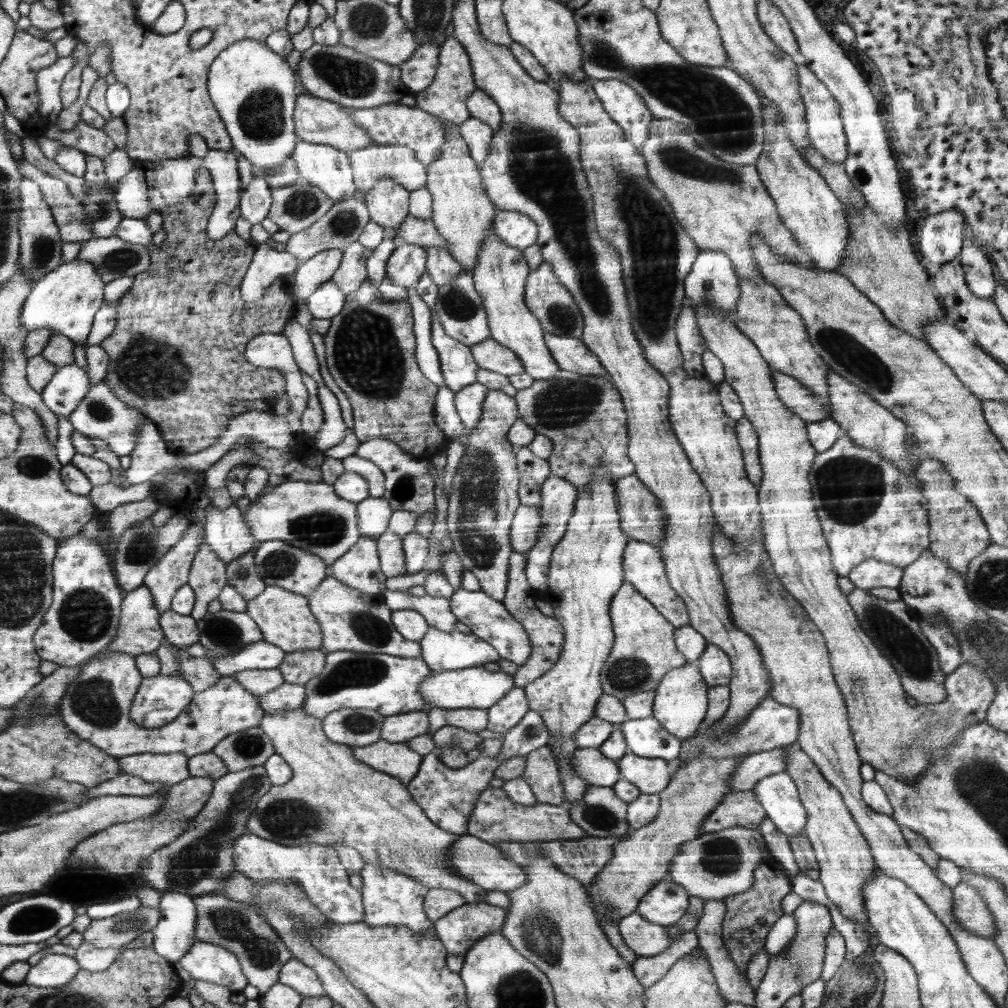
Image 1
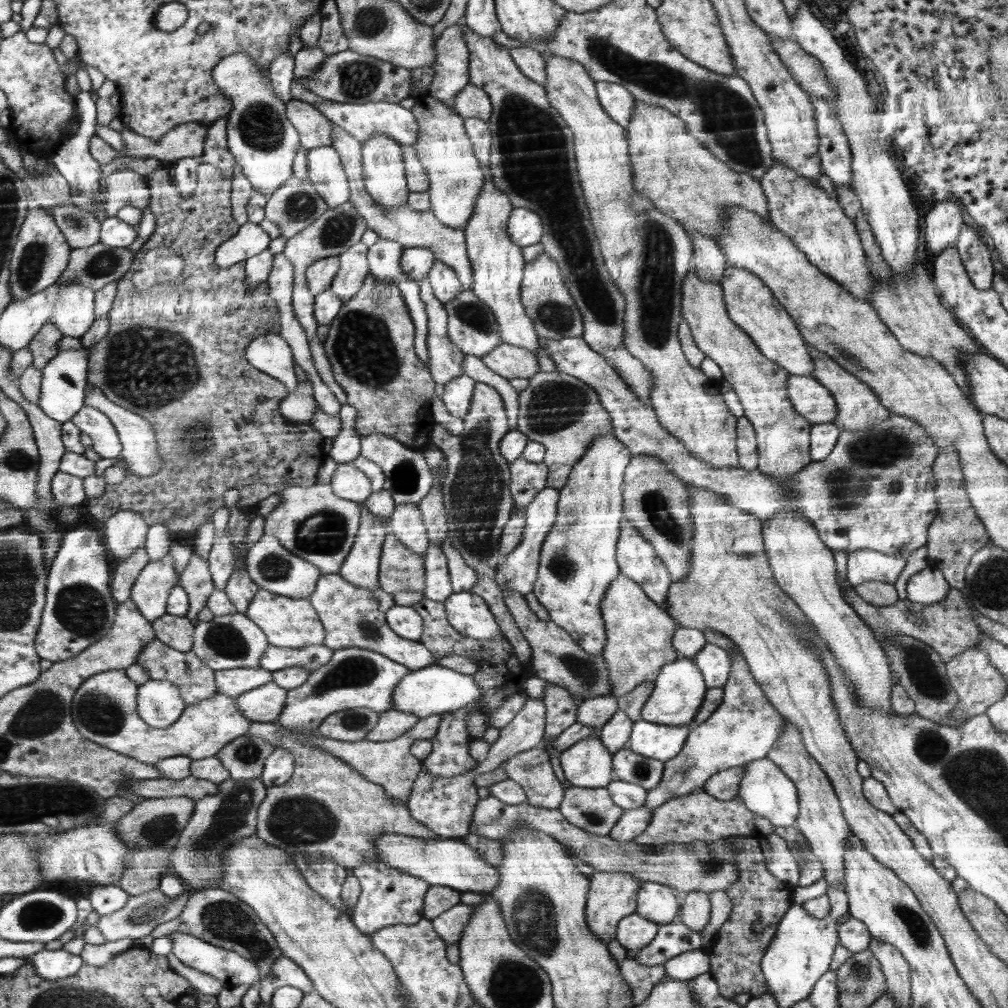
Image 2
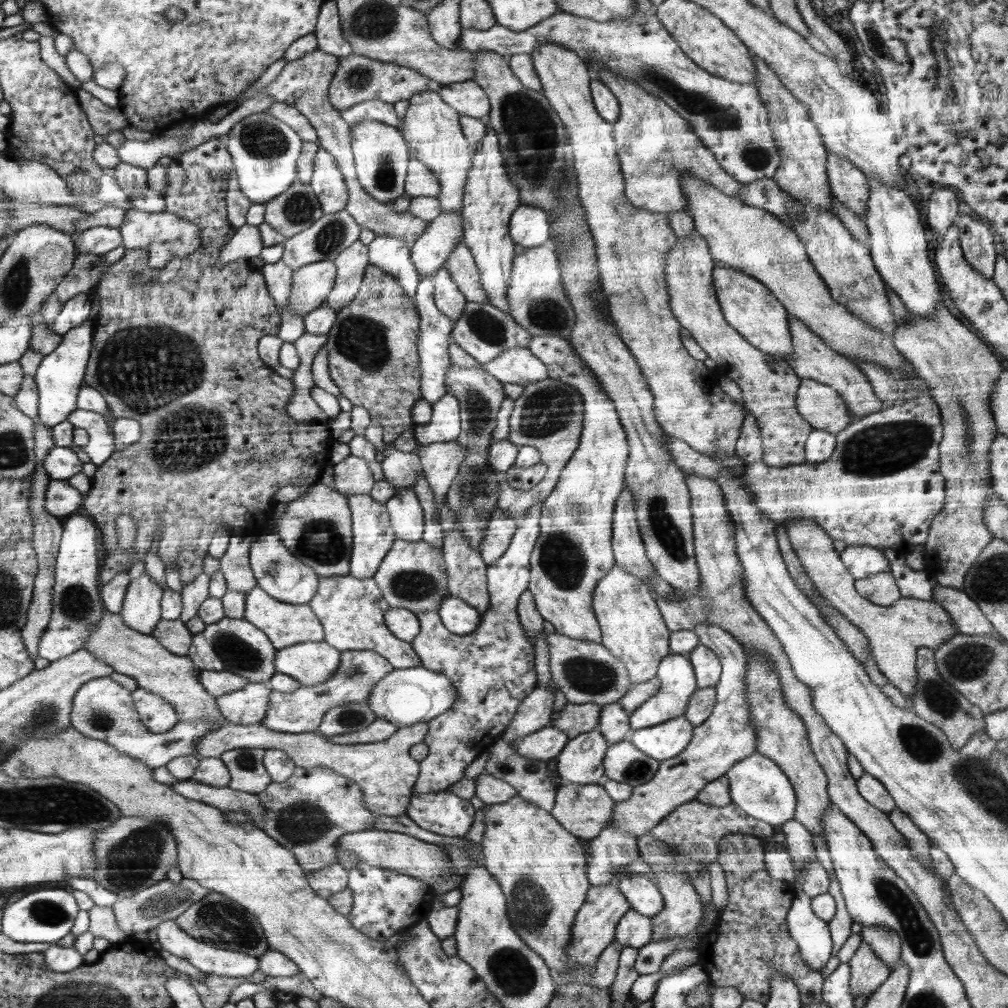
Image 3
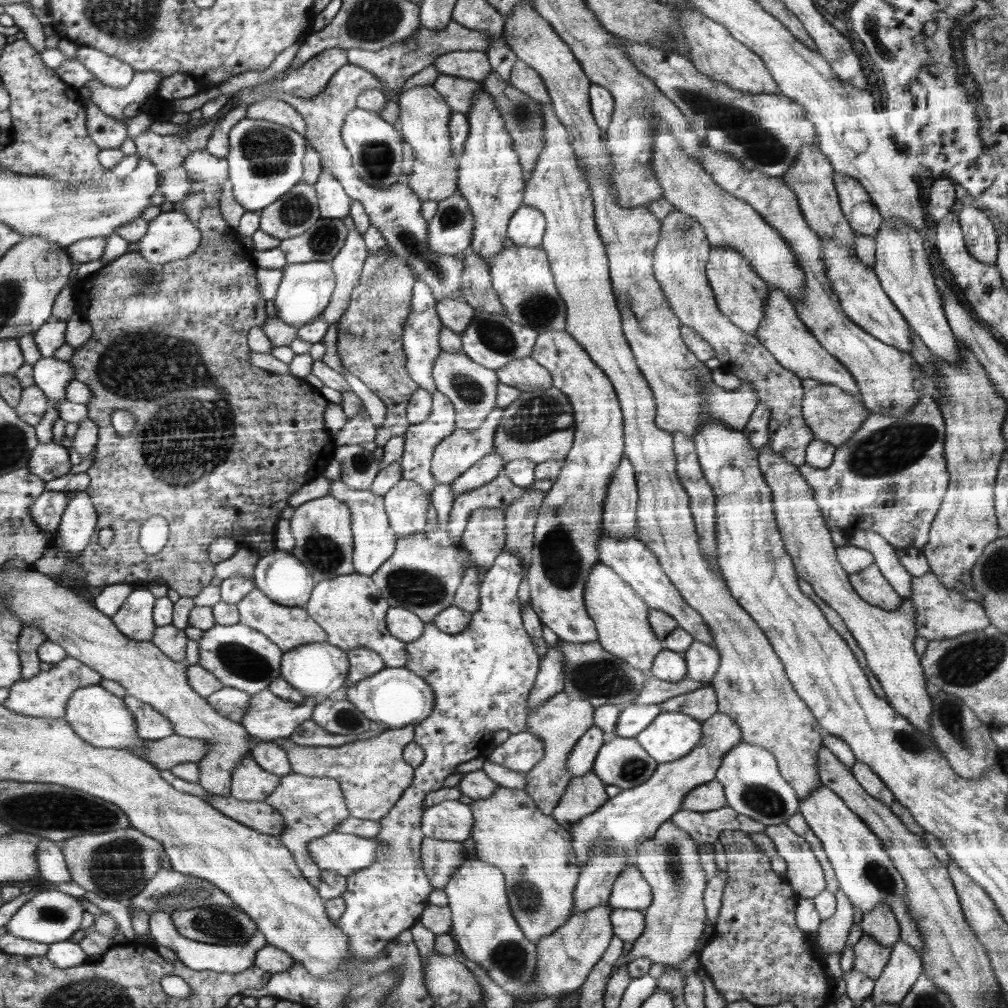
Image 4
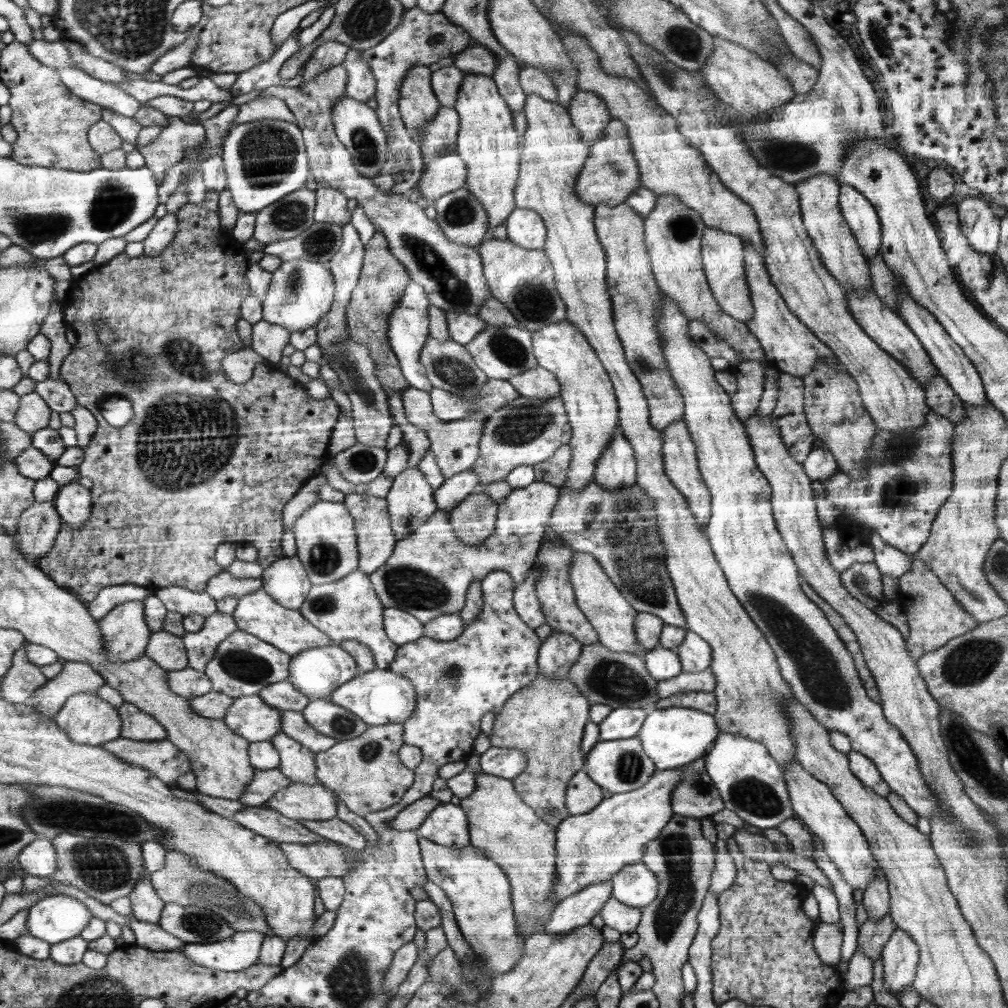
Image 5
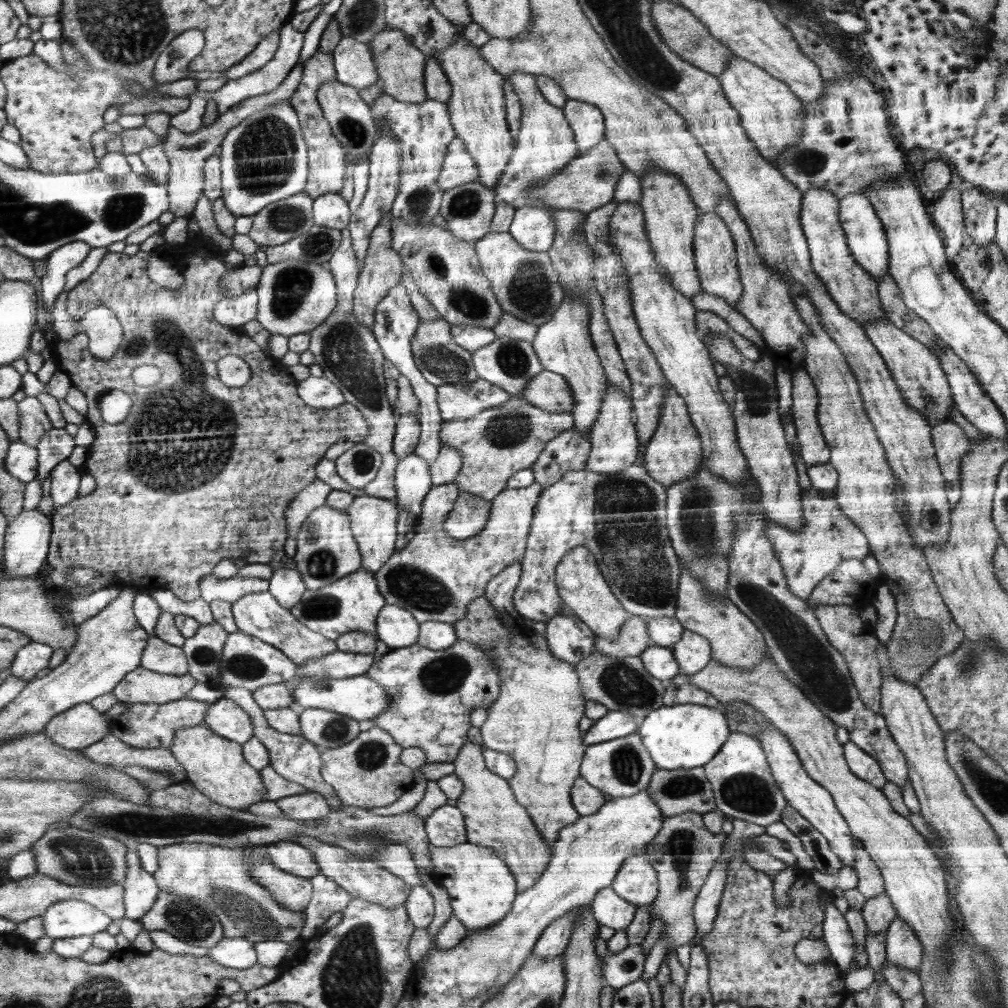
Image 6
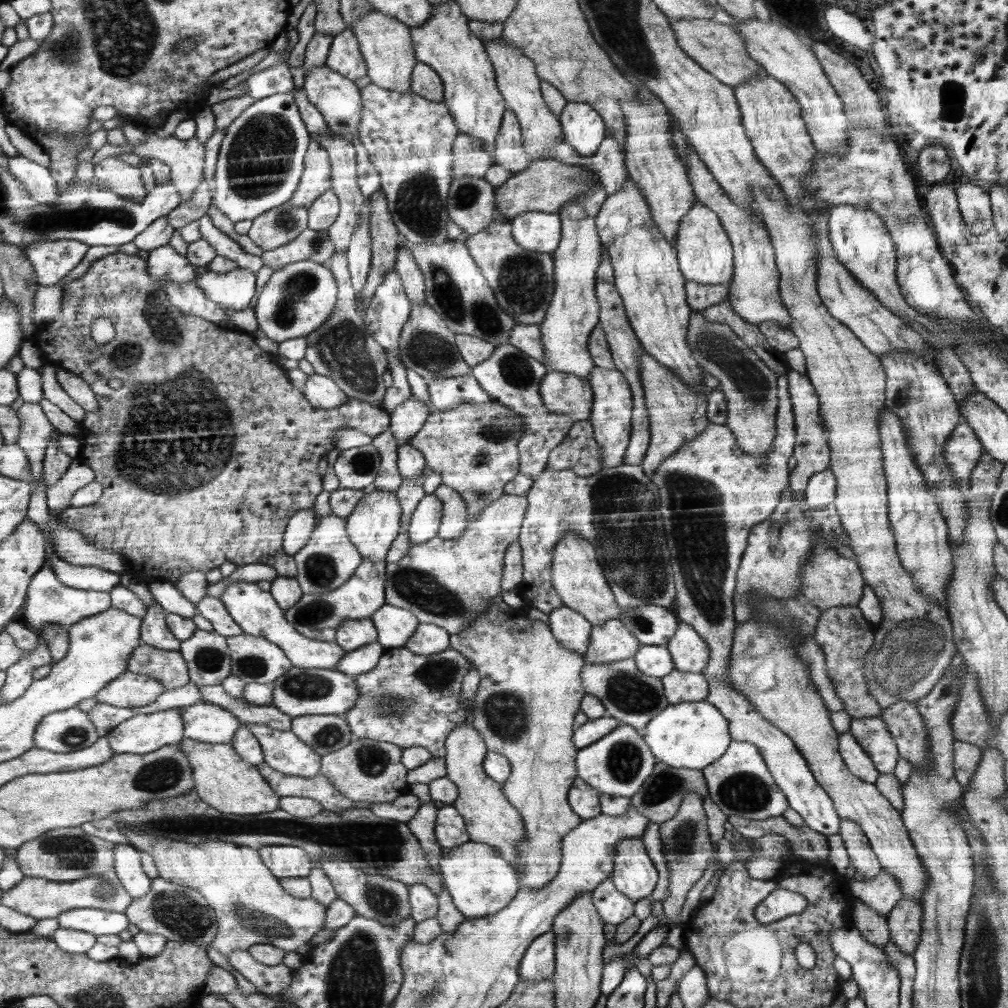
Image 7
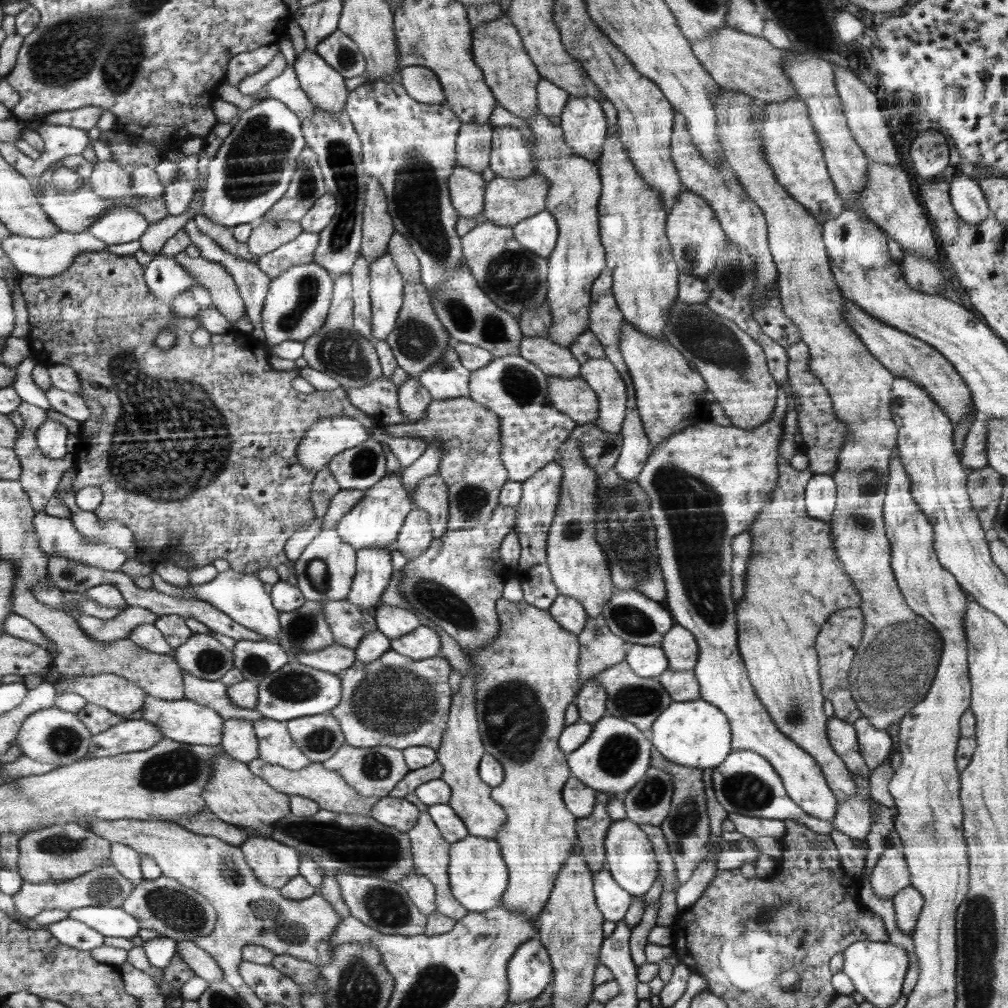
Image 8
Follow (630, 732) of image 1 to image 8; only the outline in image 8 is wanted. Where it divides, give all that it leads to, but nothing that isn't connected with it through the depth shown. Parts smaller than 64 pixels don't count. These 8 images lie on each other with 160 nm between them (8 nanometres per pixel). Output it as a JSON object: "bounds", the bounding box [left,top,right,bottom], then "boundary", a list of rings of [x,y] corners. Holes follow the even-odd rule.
{"bounds":[647,698,734,770],"boundary":[[[703,698],[686,702],[673,700],[672,704],[660,713],[647,734],[654,750],[658,750],[668,762],[696,770],[718,767],[726,761],[734,748],[728,717]]]}

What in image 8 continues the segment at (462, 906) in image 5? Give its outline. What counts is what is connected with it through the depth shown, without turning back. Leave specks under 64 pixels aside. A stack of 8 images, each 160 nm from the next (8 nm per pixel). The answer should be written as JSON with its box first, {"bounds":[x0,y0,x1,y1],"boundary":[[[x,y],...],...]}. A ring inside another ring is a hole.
{"bounds":[450,836,511,911],"boundary":[[[475,836],[464,837],[451,843],[450,884],[452,894],[469,911],[485,911],[502,906],[504,894],[511,882],[510,868],[502,855],[501,846],[495,839]]]}

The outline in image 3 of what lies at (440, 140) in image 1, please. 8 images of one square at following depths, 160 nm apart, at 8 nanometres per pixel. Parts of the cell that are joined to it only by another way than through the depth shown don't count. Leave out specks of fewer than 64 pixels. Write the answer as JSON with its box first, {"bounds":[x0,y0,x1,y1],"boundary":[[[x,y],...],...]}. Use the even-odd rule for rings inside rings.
{"bounds":[342,100,402,128],"boundary":[[[370,100],[360,102],[358,105],[351,106],[350,109],[342,112],[342,118],[350,125],[364,119],[372,119],[396,128],[402,127],[402,119],[398,118],[394,111],[393,103],[387,103],[379,100]]]}

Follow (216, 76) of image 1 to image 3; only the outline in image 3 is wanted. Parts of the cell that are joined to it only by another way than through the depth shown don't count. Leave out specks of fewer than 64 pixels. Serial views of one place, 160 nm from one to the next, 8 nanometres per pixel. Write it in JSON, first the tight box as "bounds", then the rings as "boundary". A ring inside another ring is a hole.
{"bounds":[225,111,303,203],"boundary":[[[267,111],[247,116],[237,122],[225,136],[226,150],[233,160],[241,193],[253,203],[265,203],[286,192],[296,178],[296,160],[303,139],[291,126]]]}

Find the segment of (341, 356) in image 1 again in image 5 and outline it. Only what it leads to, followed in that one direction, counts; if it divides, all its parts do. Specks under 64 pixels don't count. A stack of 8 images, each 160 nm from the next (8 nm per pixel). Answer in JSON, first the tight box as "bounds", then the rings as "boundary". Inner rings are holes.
{"bounds":[347,231,411,398],"boundary":[[[380,231],[366,245],[366,259],[363,262],[363,271],[359,283],[351,295],[351,303],[347,307],[347,327],[350,328],[351,339],[355,343],[367,346],[371,357],[375,361],[375,375],[383,385],[383,390],[390,398],[394,392],[401,396],[408,390],[410,383],[404,378],[399,359],[393,353],[388,343],[388,320],[390,313],[394,312],[400,298],[404,296],[406,286],[411,282],[411,274],[404,264],[391,254],[387,237]]]}

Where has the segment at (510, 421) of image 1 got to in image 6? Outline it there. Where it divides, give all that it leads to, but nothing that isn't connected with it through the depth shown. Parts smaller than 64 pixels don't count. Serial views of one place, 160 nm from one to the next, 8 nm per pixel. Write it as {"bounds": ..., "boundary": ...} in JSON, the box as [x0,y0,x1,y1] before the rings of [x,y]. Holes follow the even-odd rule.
{"bounds":[412,318,491,540],"boundary":[[[442,318],[434,322],[420,322],[418,330],[412,336],[412,356],[418,370],[423,377],[434,386],[454,385],[466,388],[467,384],[473,383],[479,373],[475,370],[474,359],[471,351],[464,350],[464,347],[455,342],[451,334],[451,324]],[[460,490],[454,508],[447,514],[442,527],[455,540],[476,537],[484,530],[491,512],[491,502],[478,494]]]}

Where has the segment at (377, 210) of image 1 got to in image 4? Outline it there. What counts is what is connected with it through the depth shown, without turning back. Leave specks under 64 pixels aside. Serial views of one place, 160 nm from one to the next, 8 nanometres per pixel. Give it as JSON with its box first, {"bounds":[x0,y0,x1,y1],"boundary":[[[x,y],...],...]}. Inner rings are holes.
{"bounds":[342,106,404,190],"boundary":[[[356,106],[347,114],[342,128],[342,139],[347,149],[351,151],[354,167],[360,178],[370,186],[384,190],[400,183],[400,176],[403,174],[402,143],[404,143],[400,134],[401,131],[396,129],[395,125],[384,121],[377,112]]]}

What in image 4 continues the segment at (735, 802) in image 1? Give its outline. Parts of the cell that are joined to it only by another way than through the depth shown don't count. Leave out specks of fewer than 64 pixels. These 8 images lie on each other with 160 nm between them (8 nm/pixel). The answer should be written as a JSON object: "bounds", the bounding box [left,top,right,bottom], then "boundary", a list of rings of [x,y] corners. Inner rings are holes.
{"bounds":[670,806,767,851],"boundary":[[[730,806],[702,813],[682,808],[670,820],[673,825],[688,831],[688,834],[695,839],[700,851],[712,850],[712,844],[719,840],[721,832],[742,830],[751,835],[752,833],[764,833],[767,827],[750,817],[738,814]]]}

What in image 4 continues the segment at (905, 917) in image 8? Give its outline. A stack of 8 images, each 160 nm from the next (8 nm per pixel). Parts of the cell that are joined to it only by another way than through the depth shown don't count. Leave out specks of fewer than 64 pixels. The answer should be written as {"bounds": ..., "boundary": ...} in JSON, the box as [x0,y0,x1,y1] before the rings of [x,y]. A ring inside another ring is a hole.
{"bounds":[871,939,923,1006],"boundary":[[[902,939],[890,949],[890,958],[875,980],[871,994],[875,1006],[900,1004],[923,972],[919,952]]]}

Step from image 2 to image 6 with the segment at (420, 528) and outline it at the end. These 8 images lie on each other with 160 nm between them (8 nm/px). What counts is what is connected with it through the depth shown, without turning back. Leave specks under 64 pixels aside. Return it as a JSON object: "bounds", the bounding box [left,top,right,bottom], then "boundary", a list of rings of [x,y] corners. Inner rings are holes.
{"bounds":[394,453,433,520],"boundary":[[[416,453],[399,459],[395,470],[395,487],[397,496],[394,500],[398,507],[415,514],[418,520],[422,501],[433,487],[426,459]]]}

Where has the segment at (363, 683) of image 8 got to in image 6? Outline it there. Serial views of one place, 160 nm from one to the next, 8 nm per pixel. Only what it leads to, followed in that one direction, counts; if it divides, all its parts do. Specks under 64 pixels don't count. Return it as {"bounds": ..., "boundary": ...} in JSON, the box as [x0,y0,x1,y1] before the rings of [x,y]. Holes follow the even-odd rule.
{"bounds":[364,640,502,764],"boundary":[[[458,640],[451,648],[442,650],[430,650],[417,642],[412,646],[391,649],[386,657],[375,661],[366,673],[386,687],[394,704],[387,712],[365,723],[364,727],[377,726],[386,730],[403,749],[417,747],[424,750],[426,764],[453,763],[469,741],[472,710],[480,707],[486,709],[499,695],[502,678],[497,673],[498,665],[498,655],[494,650],[483,650],[475,642],[466,640]]]}

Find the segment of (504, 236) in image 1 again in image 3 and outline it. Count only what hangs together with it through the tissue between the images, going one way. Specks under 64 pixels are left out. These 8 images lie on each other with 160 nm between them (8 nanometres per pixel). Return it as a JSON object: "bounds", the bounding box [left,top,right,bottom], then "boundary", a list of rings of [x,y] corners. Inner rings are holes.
{"bounds":[510,204,551,249],"boundary":[[[521,204],[512,215],[510,235],[526,249],[543,245],[551,238],[550,215],[543,208]]]}

